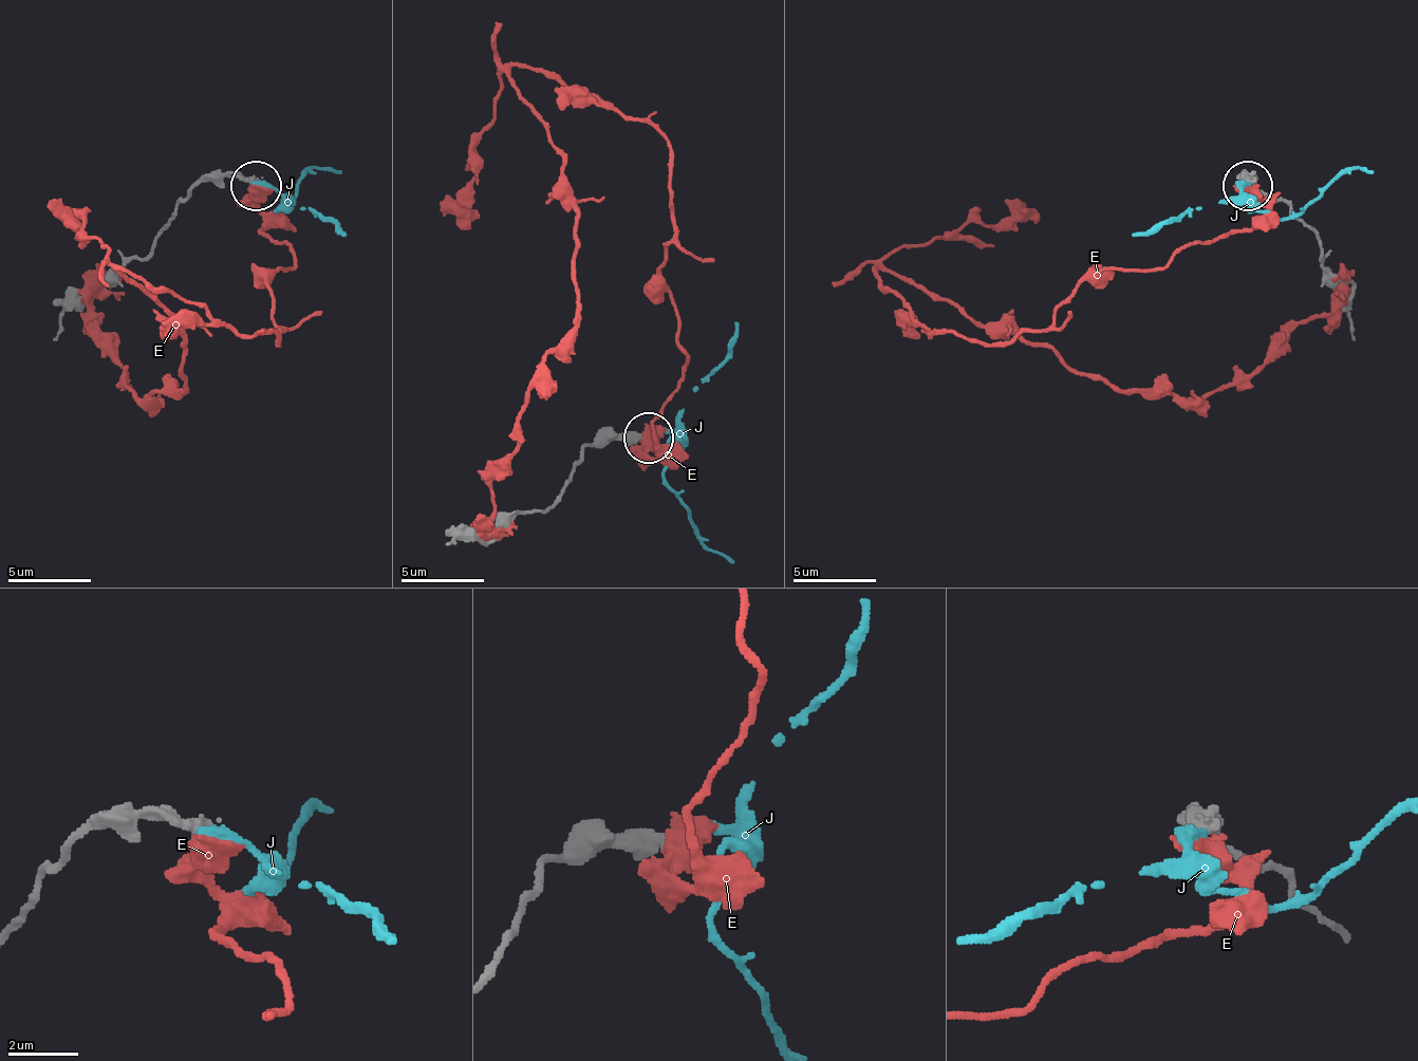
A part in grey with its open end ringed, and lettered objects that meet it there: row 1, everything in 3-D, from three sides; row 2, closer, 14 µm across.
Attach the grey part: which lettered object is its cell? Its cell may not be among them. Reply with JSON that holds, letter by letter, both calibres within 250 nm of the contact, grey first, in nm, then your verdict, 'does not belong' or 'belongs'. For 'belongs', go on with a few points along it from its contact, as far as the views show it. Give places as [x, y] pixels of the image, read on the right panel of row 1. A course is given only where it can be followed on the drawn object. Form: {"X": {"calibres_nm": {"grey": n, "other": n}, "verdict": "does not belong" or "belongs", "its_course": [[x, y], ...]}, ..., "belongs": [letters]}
{"E": {"calibres_nm": {"grey": 400, "other": 420}, "verdict": "does not belong"}, "J": {"calibres_nm": {"grey": 380, "other": 460}, "verdict": "belongs", "its_course": [[1248, 183], [1244, 187], [1248, 203], [1294, 216], [1353, 170], [1374, 174]]}, "belongs": ["J"]}

